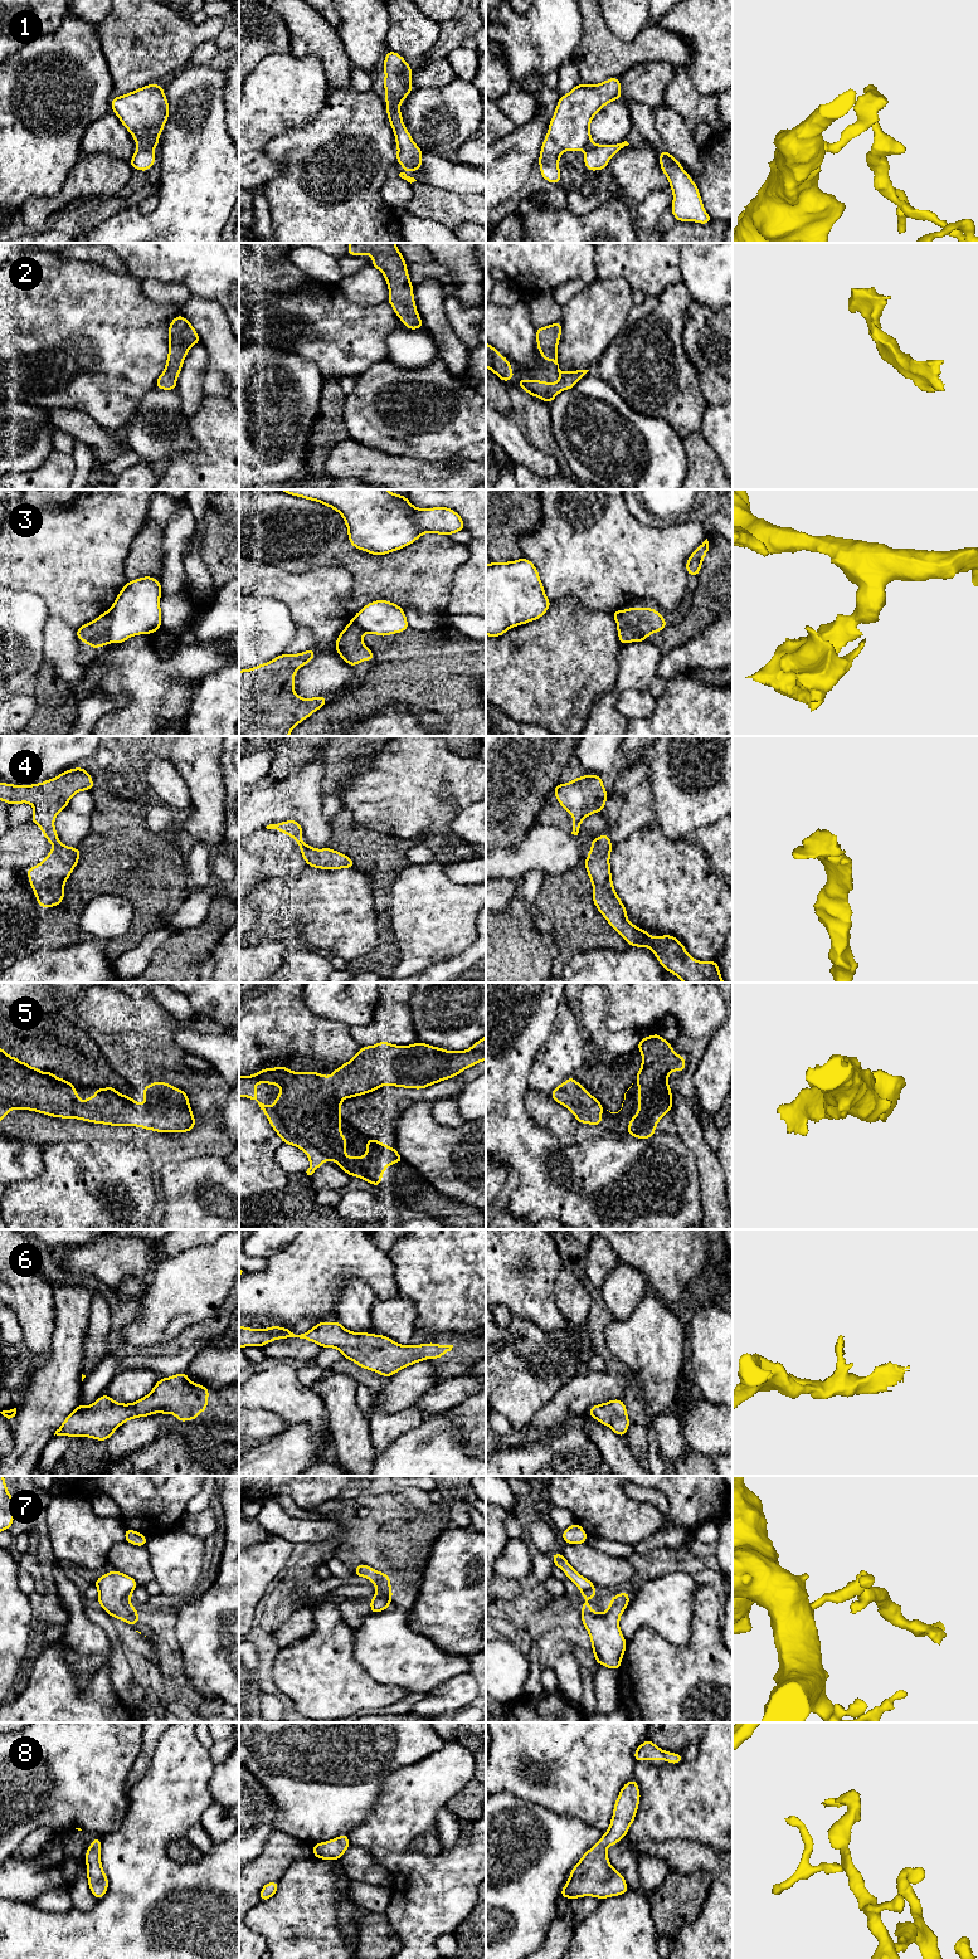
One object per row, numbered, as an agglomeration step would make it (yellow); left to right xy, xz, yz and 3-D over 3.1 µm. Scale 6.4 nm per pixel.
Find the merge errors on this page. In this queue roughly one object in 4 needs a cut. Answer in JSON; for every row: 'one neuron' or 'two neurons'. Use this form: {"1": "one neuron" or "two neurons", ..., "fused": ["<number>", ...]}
{"1": "two neurons", "2": "one neuron", "3": "two neurons", "4": "one neuron", "5": "one neuron", "6": "one neuron", "7": "one neuron", "8": "one neuron", "fused": ["1", "3"]}

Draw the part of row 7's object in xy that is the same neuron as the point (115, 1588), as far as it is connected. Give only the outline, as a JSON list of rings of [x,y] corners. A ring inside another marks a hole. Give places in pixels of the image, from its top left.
[[[112,1570],[99,1577],[92,1583],[98,1589],[97,1602],[111,1617],[125,1621],[130,1626],[136,1626],[140,1621],[138,1609],[133,1608],[130,1598],[138,1585],[136,1579],[117,1570]]]

